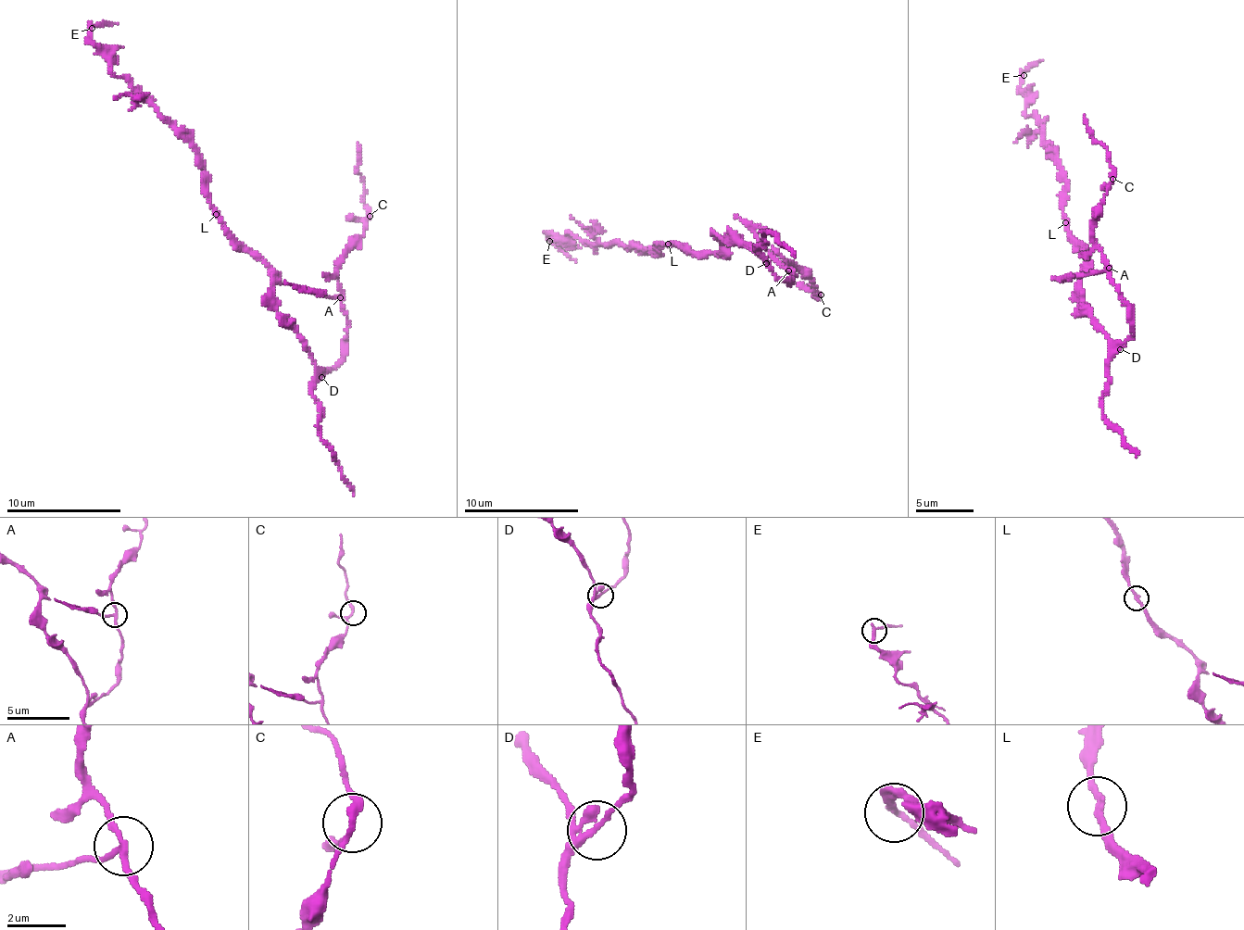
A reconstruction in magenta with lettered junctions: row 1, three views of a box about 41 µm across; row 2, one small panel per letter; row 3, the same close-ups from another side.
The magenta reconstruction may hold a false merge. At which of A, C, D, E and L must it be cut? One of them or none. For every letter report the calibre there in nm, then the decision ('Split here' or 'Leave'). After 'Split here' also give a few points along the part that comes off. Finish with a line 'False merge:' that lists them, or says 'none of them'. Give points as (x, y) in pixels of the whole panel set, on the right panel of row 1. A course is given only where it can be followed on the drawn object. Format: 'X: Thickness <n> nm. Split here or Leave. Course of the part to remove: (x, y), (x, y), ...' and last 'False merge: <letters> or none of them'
A: Thickness 190 nm. Split here. Course of the part to remove: (1108, 267), (1061, 281), (1052, 277)
C: Thickness 200 nm. Leave
D: Thickness 240 nm. Leave
E: Thickness 200 nm. Leave
L: Thickness 200 nm. Leave
False merge: A

